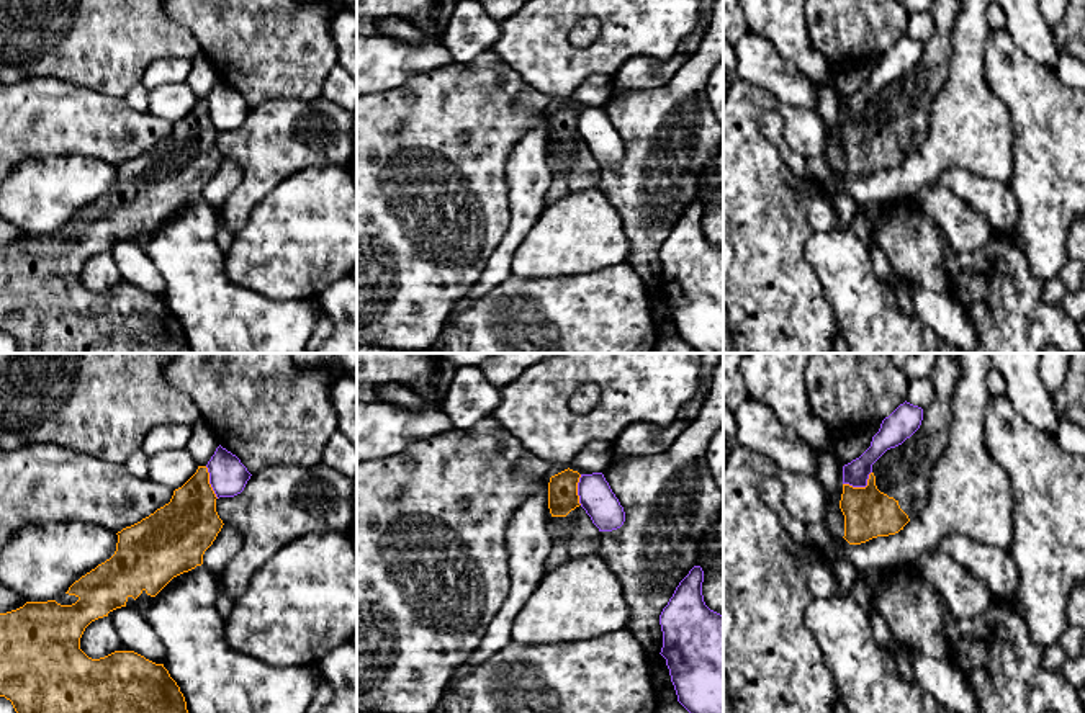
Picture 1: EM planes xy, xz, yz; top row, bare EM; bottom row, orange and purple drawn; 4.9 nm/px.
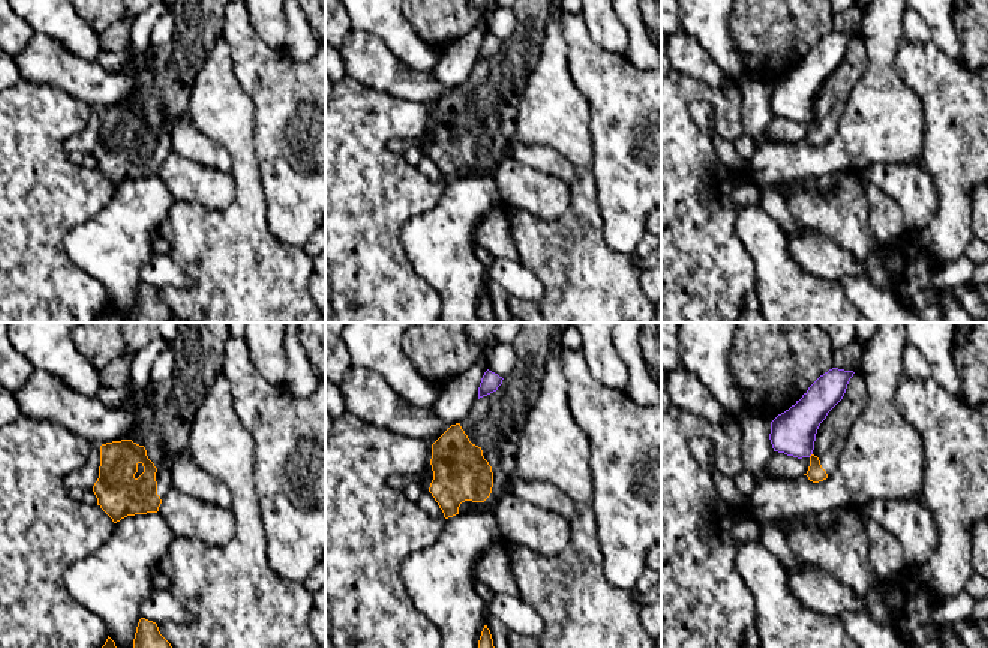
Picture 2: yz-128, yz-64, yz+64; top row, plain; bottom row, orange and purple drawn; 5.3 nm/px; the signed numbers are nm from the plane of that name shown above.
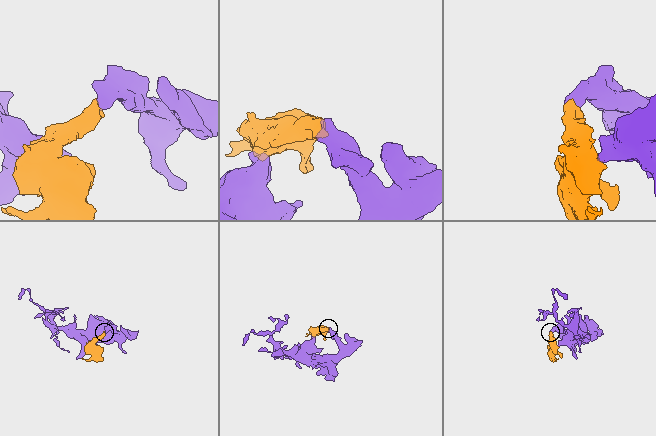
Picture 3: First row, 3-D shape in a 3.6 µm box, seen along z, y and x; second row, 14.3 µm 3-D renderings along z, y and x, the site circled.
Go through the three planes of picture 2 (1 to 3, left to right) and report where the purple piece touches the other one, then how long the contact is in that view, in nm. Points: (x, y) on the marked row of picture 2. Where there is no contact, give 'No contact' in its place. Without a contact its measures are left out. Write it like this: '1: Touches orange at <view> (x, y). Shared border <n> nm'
1: No contact
2: No contact
3: No contact

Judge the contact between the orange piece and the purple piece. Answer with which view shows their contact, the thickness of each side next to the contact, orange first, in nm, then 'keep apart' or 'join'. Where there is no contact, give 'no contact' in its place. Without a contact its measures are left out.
yz | 240/130 nm | keep apart

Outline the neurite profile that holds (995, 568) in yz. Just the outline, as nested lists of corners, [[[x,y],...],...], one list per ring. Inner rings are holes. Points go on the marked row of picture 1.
[[[949,535],[939,549],[982,581],[992,600],[1018,602],[1020,577],[1010,551],[974,541],[964,535]]]

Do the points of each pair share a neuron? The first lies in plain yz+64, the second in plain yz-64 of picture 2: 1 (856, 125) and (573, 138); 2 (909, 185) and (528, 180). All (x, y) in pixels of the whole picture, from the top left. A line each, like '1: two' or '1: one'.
1: one
2: two

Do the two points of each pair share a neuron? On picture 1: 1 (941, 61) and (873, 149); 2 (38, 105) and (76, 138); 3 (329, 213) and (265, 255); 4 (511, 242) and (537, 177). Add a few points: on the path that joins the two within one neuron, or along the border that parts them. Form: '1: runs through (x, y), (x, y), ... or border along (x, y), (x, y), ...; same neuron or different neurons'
1: runs through (918, 87), (910, 97), (910, 123), (899, 138); same neuron
2: runs through (48, 115), (66, 128); same neuron
3: runs through (313, 229), (282, 252); same neuron
4: runs through (519, 226), (527, 193); same neuron

